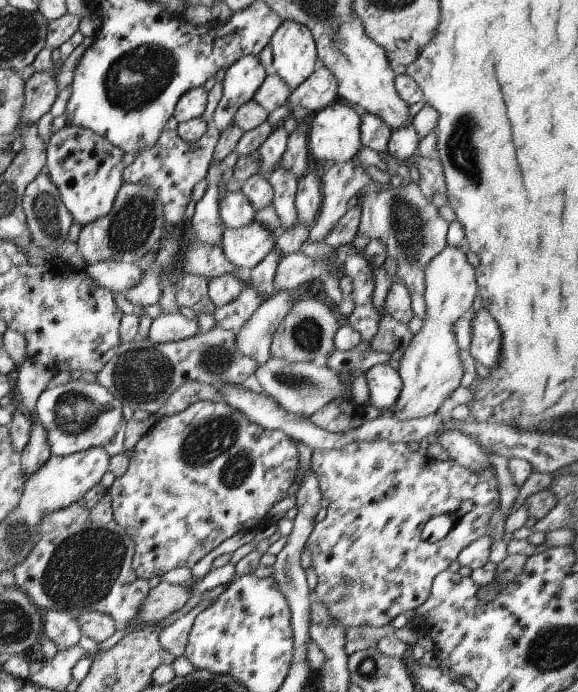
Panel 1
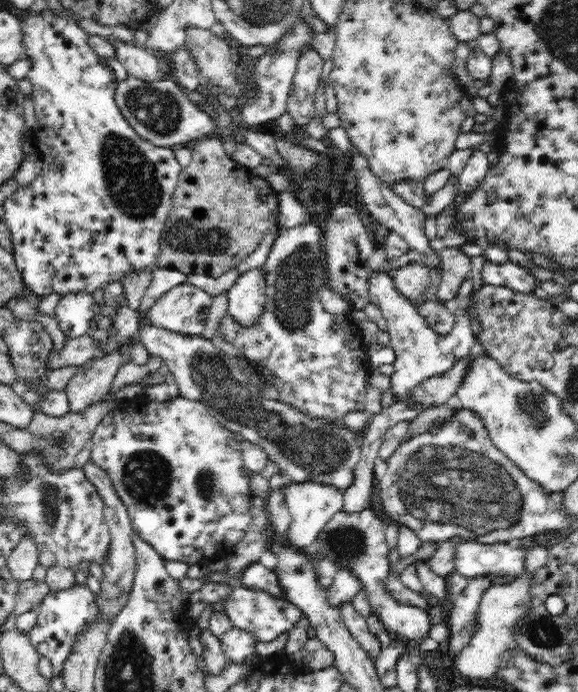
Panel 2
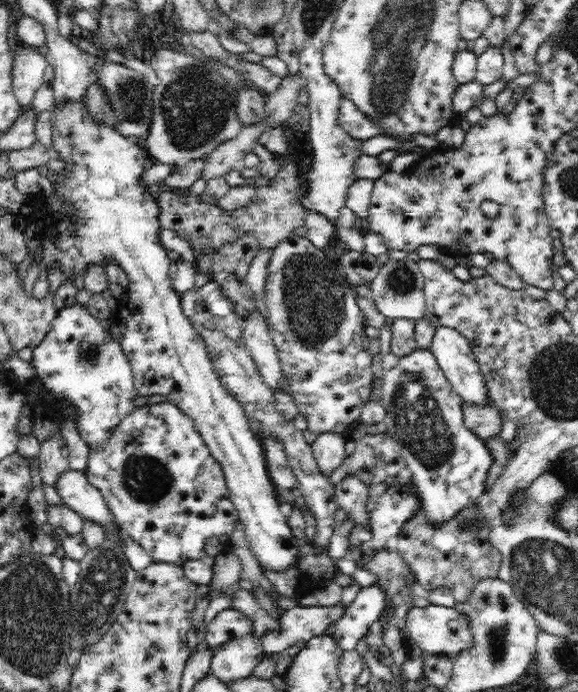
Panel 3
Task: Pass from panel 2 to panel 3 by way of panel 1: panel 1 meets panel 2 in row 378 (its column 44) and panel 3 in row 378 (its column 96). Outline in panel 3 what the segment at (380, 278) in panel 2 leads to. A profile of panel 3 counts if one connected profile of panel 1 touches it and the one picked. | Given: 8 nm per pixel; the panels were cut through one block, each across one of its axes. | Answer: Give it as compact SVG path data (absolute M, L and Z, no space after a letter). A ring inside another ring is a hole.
M416 349L409 356L400 358L400 363L390 371L384 371L382 378L381 406L386 411L384 422L387 433L402 446L401 456L408 470L412 472L415 488L421 496L421 504L431 522L446 522L462 511L464 506L477 503L484 492L484 479L489 472L492 458L484 443L468 430L462 417L463 399L452 390L450 382L439 368L432 352Z

